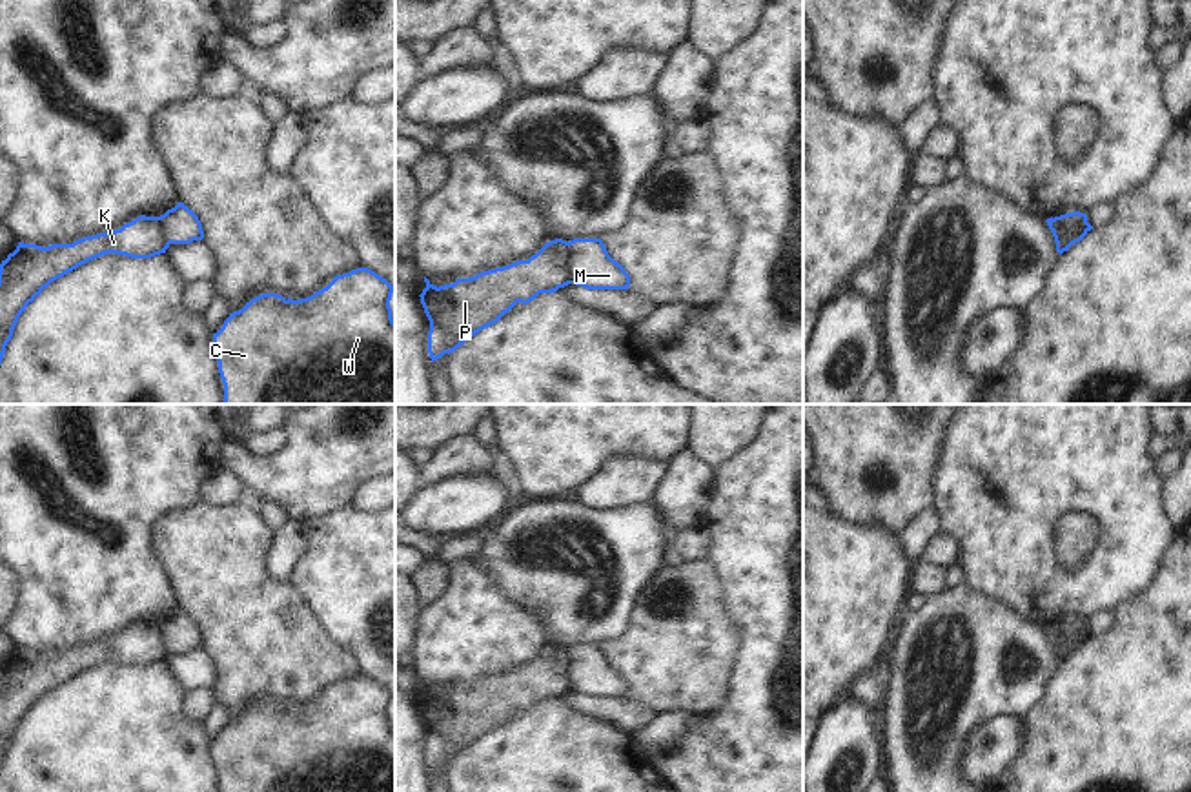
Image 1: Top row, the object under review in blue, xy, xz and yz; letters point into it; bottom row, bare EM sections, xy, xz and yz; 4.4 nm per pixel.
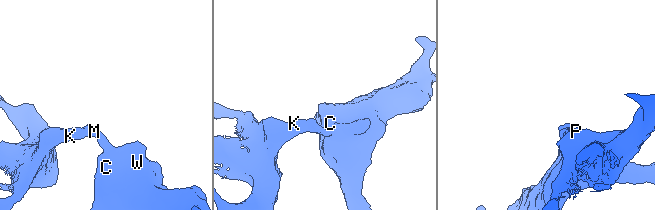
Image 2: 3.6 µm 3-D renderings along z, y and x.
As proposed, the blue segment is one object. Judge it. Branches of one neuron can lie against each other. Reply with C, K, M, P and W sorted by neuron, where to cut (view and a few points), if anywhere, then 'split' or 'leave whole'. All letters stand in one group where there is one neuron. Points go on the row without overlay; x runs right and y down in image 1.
C M W / K P | xz (569, 650), (572, 690) | split

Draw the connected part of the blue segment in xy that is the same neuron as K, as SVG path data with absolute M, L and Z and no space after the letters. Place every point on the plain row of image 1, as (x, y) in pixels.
M146 623L120 637L84 645L73 652L42 655L18 650L0 672L0 772L18 725L53 688L107 661L151 666L166 661L168 655L169 648L160 624Z

